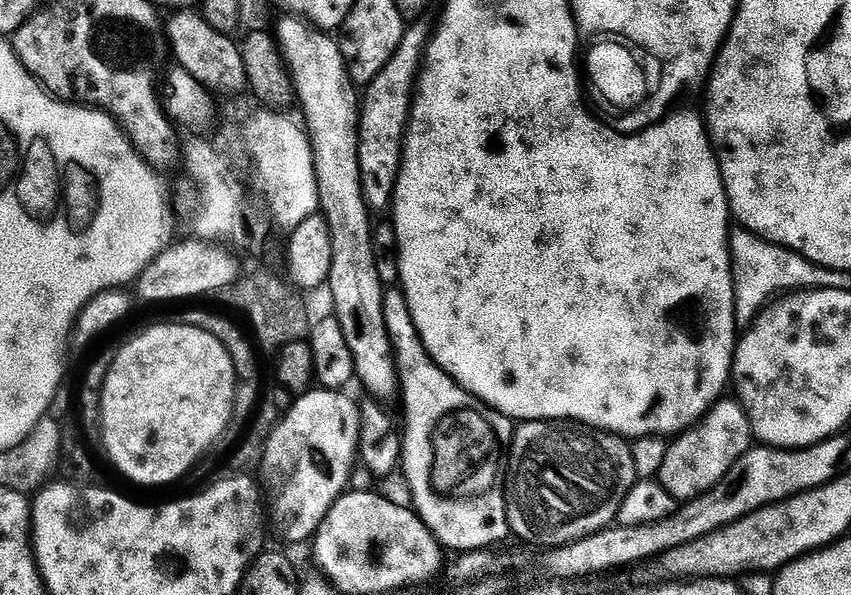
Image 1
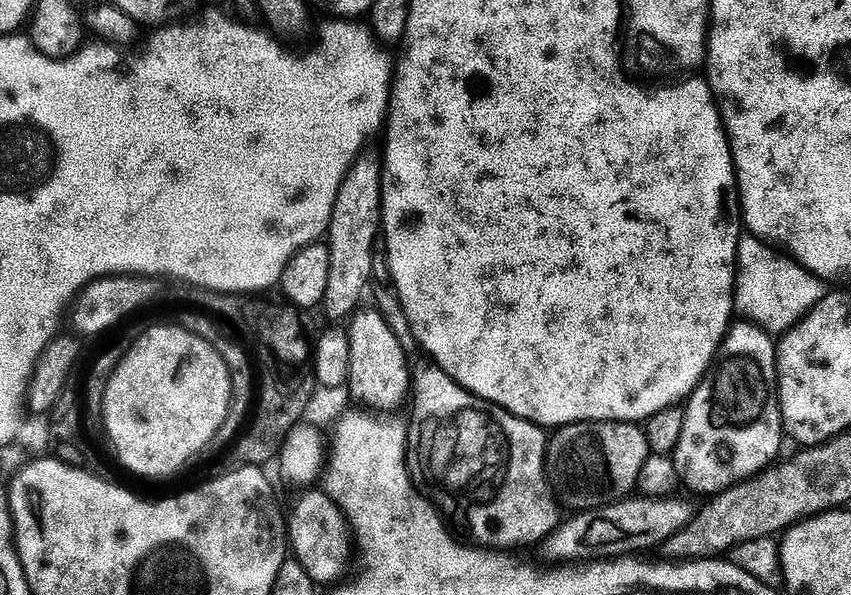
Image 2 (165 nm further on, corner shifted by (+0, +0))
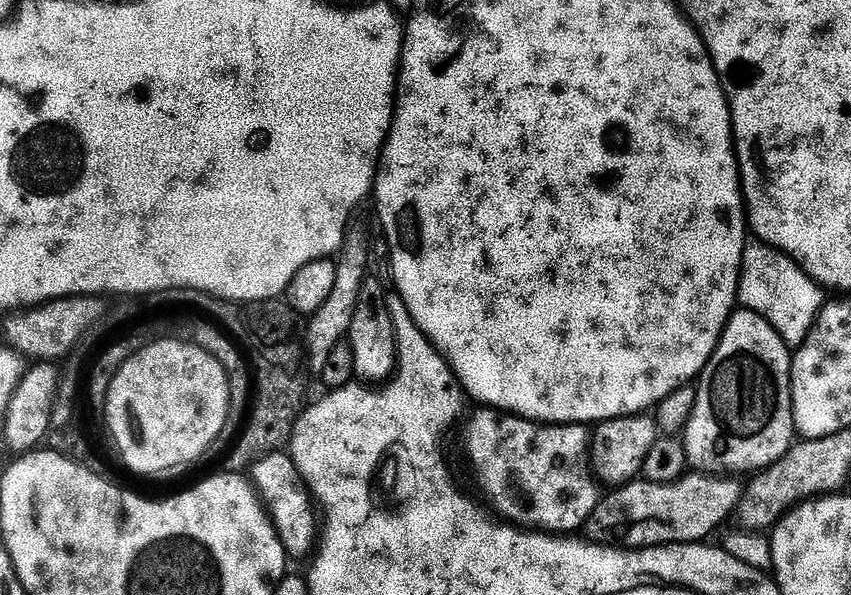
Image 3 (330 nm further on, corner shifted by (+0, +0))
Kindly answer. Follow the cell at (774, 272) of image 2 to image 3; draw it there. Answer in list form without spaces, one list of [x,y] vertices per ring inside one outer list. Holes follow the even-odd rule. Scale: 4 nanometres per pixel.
[[[748,242],[744,245],[739,303],[754,314],[766,318],[766,322],[776,328],[777,334],[784,339],[789,349],[798,349],[804,345],[810,330],[820,317],[820,310],[826,303],[825,289],[809,278],[786,253],[763,242],[755,243]]]

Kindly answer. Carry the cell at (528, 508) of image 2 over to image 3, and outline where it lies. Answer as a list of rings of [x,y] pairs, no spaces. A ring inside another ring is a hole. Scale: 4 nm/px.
[[[496,410],[480,411],[484,412],[478,413],[468,428],[468,460],[472,466],[482,464],[478,474],[486,474],[486,478],[478,480],[479,487],[490,490],[487,499],[505,516],[501,517],[513,525],[549,534],[572,534],[583,529],[602,499],[599,486],[591,484],[589,429],[583,424],[541,424],[518,416],[518,432],[514,430],[510,440],[502,440],[498,424],[494,426],[494,420],[501,413]],[[496,450],[504,450],[508,458],[516,456],[520,460],[516,460],[518,466],[512,470],[496,470]]]

